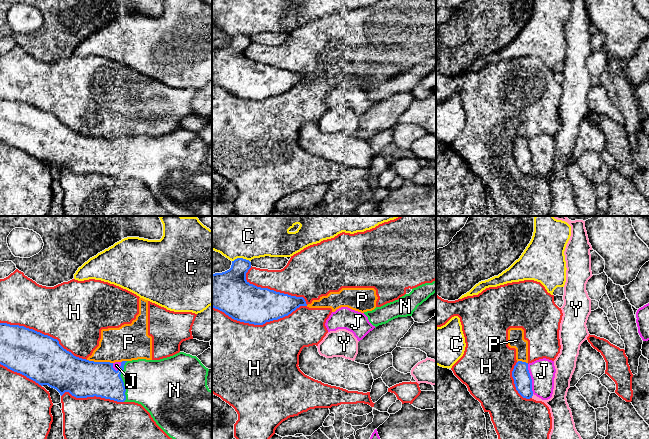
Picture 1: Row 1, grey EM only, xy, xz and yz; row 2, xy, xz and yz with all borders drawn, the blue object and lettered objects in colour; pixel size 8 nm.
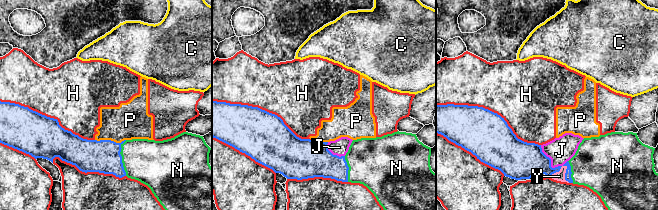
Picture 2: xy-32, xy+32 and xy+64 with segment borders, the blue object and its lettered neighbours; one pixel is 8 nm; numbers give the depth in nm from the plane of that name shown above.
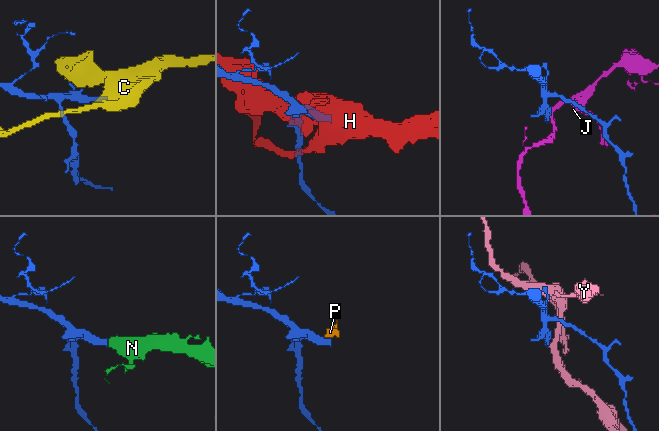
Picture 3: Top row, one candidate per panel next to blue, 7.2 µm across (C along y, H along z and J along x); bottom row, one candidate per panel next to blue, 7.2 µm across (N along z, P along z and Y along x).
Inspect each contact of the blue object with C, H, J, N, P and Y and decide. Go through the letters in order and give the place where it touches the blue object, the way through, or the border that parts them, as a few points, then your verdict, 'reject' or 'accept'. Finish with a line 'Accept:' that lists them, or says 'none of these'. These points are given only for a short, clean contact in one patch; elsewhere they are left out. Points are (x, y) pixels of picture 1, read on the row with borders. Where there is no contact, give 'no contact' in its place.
C: meets blue in xz at (240, 258); reject
H: meets blue in xz at (259, 324); reject
J: meets blue in yz at (531, 379); border along yz (527, 364), (533, 393); reject
N: meets blue in xy at (122, 381); accept
P: meets blue in xy at (100, 362); reject
Y: meets blue in yz at (532, 395); reject
Accept: N

